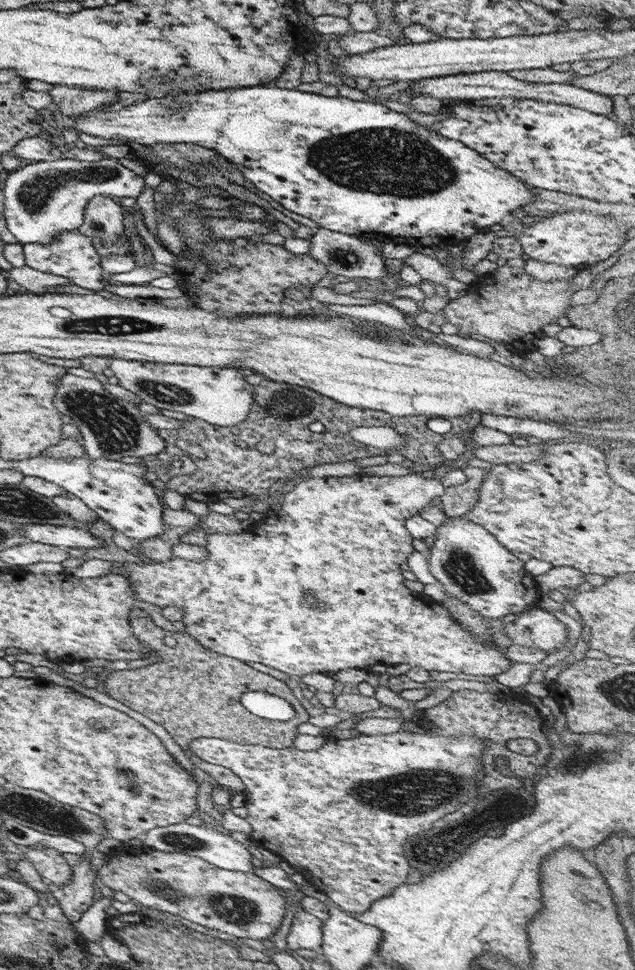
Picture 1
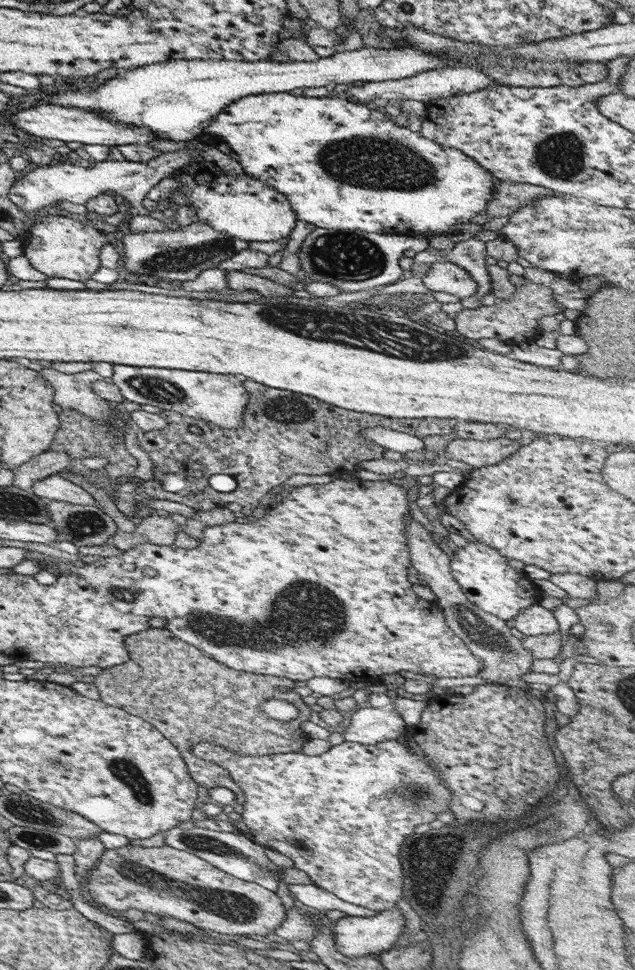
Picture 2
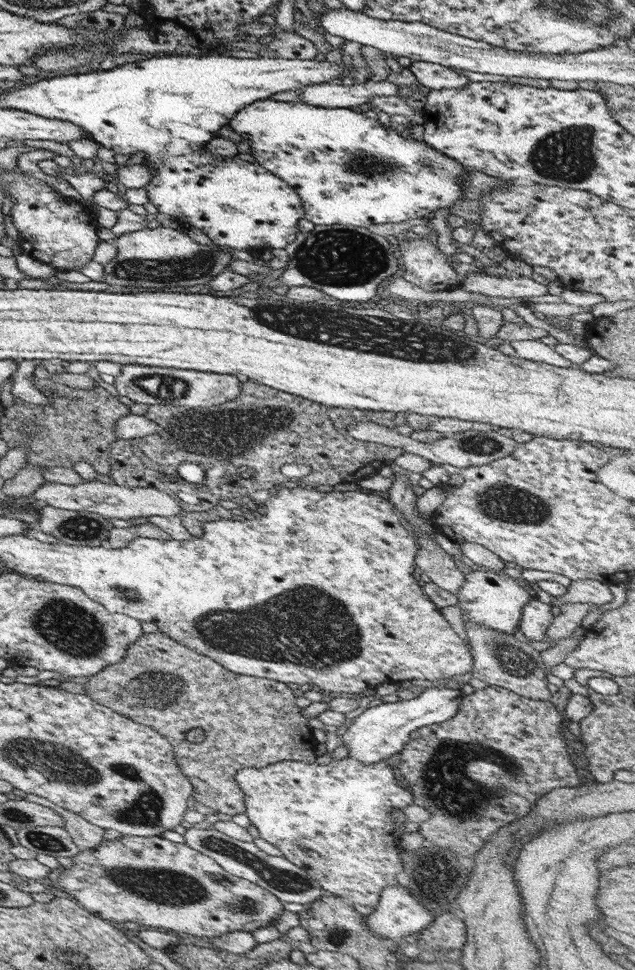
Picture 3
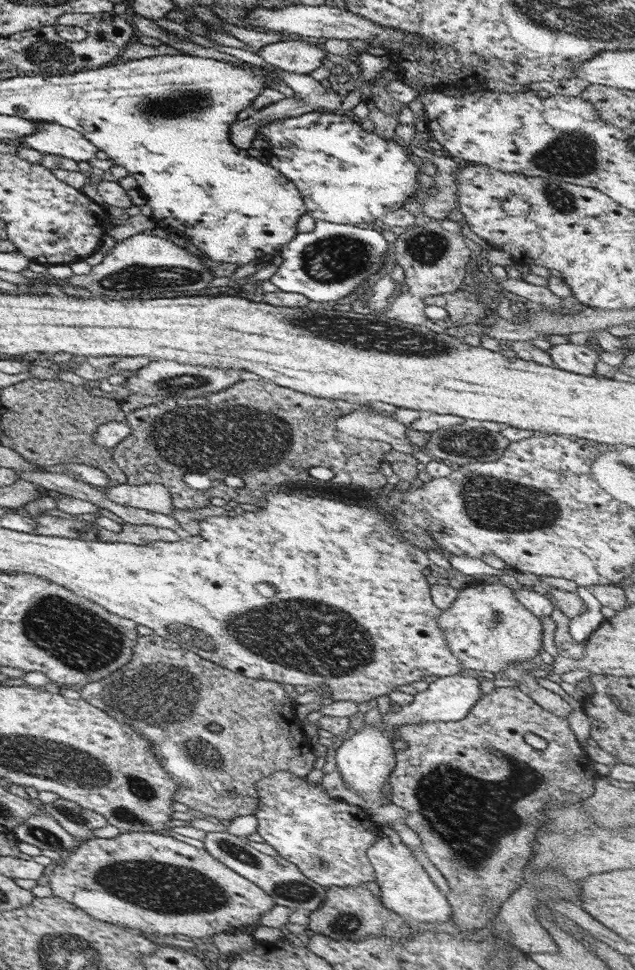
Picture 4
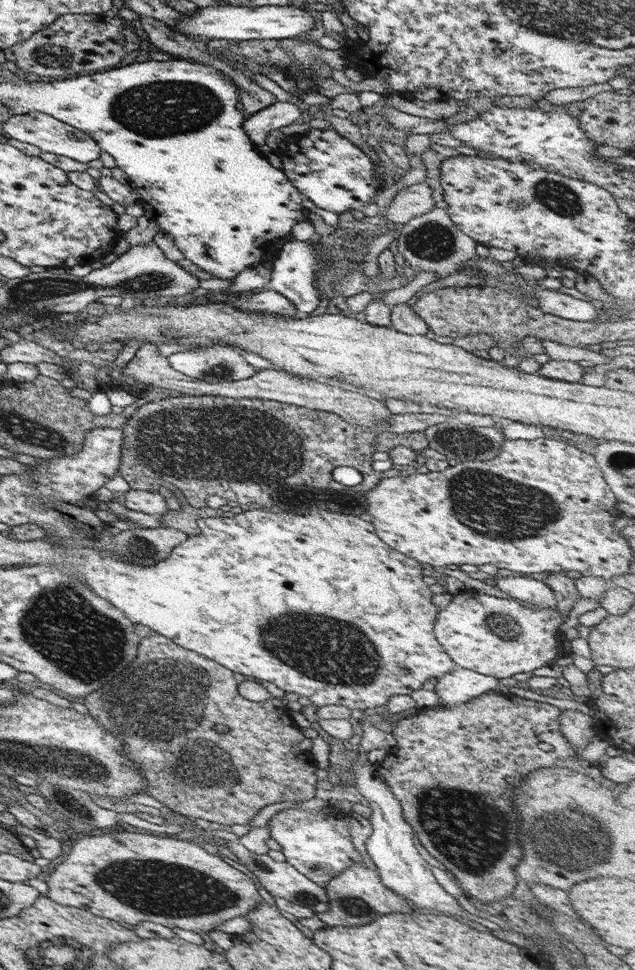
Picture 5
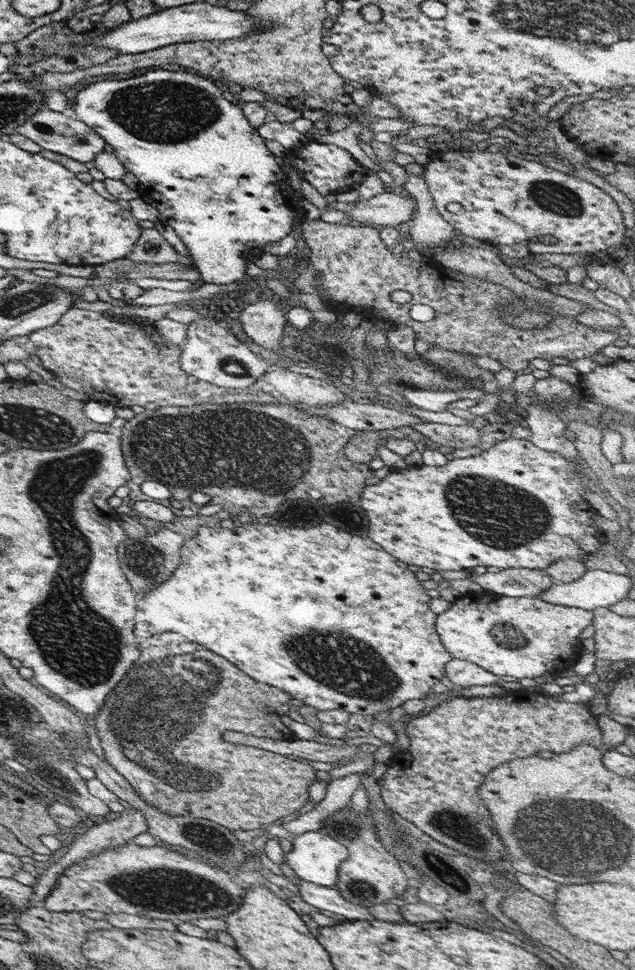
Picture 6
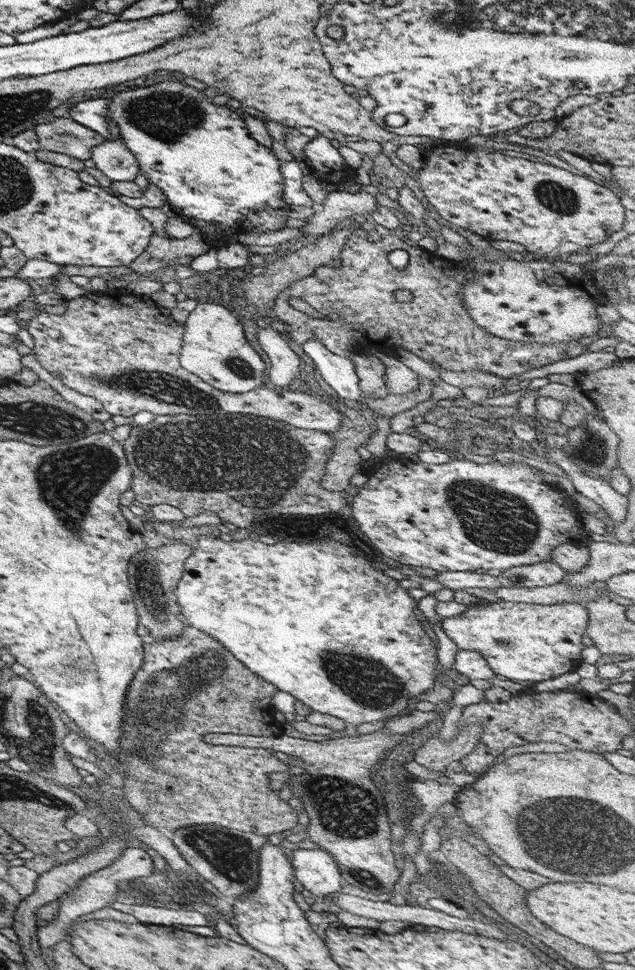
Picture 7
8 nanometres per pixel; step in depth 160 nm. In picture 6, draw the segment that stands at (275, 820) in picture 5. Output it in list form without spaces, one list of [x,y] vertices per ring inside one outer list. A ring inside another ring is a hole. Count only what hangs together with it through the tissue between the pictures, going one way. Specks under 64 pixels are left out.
[[[323,830],[302,832],[290,840],[291,850],[283,854],[284,862],[299,879],[335,888],[336,870],[347,859],[348,850]]]

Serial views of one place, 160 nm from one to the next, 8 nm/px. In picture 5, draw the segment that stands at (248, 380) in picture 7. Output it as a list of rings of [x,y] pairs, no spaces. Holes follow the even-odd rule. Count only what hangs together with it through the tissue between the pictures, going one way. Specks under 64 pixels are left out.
[[[214,344],[214,346],[206,346],[205,348],[193,346],[183,352],[169,354],[166,359],[172,370],[206,382],[221,383],[222,381],[245,380],[255,374],[254,369],[247,365],[245,360],[232,350],[231,346],[227,345]]]

